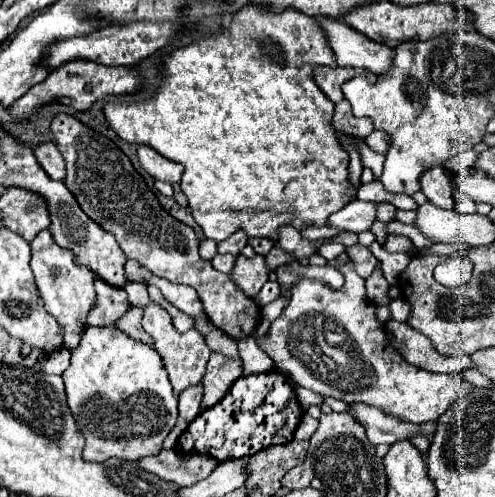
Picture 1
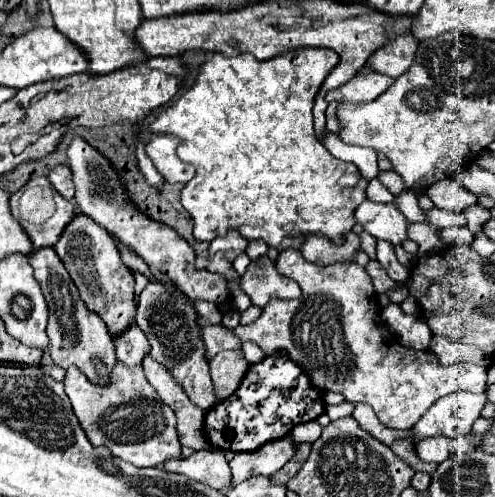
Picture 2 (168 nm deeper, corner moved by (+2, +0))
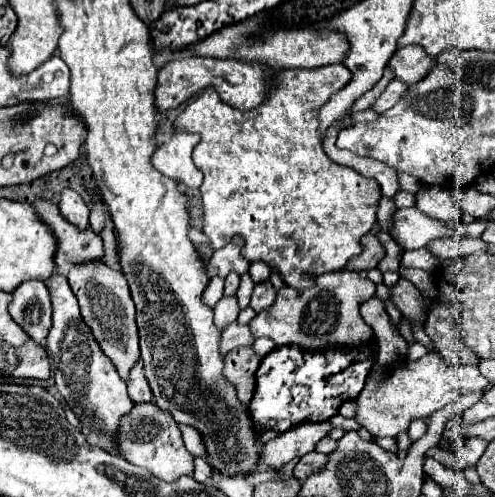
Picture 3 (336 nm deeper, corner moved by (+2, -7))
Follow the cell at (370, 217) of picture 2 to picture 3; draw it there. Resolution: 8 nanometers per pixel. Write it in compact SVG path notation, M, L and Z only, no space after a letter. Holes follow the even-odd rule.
M417 207L397 209L393 237L403 249L421 249L427 247L429 241L435 239L467 239L467 229L459 225L459 229L451 229L445 221L423 215Z

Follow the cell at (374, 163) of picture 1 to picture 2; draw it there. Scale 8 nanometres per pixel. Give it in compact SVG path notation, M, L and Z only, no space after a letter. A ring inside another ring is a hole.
M379 172L379 174L377 174L377 180L383 182L393 194L403 192L403 188L405 188L405 186L403 186L403 180L401 180L395 172Z

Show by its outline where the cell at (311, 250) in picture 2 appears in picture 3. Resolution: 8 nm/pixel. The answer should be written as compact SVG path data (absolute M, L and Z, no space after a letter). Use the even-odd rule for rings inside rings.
M367 233L363 237L363 253L355 259L351 259L351 263L347 265L349 271L369 271L373 267L377 267L377 263L385 257L385 247L383 243L377 239L375 233Z

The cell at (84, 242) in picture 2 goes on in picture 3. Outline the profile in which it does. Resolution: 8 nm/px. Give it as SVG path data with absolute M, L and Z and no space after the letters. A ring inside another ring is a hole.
M85 263L85 265L73 265L69 275L69 285L79 299L81 317L89 325L93 337L101 345L103 353L111 359L117 373L123 381L129 381L129 371L139 361L139 333L135 325L135 305L129 297L129 287L125 277L119 271L109 269L105 263Z

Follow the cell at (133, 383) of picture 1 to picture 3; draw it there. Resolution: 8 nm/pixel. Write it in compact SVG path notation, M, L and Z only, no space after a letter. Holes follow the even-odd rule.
M137 403L129 415L121 421L119 431L119 449L121 457L125 457L129 463L145 467L153 475L165 481L179 479L181 475L193 475L193 455L185 449L185 443L181 439L181 431L169 411L159 409L155 403Z

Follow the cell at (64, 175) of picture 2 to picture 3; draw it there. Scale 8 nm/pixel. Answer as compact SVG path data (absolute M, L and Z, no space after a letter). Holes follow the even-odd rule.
M65 189L61 193L61 203L59 203L59 211L61 215L73 223L77 229L85 231L89 229L89 207L83 203L83 199L79 197L79 193L75 193L73 189Z

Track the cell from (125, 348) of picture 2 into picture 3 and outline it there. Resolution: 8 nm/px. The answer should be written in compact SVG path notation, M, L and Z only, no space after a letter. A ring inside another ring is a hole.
M141 361L137 363L137 367L131 369L131 379L129 379L127 387L129 387L129 397L133 403L151 403L153 401L151 389L149 389L147 379L143 375L143 363Z

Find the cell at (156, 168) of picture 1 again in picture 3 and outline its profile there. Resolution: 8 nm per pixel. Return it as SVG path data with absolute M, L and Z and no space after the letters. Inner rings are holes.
M177 131L171 135L169 141L161 143L151 157L151 163L157 171L167 177L179 179L181 185L189 189L197 189L203 183L201 171L191 161L191 151L199 143L197 133L183 133Z

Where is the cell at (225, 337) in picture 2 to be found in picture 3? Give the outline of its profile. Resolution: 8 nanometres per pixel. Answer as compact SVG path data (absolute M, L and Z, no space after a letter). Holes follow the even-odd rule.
M237 321L227 325L223 329L223 337L221 337L221 353L229 353L237 347L249 347L253 345L255 339L253 339L253 333L249 331L249 325L239 325Z

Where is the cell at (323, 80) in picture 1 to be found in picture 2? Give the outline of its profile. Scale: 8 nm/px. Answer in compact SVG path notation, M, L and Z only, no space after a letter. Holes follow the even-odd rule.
M361 72L357 76L353 76L349 82L345 82L339 88L333 88L333 92L327 92L325 100L333 102L333 100L351 100L351 102L367 102L367 100L375 100L379 94L385 92L385 88L389 88L389 84L393 84L393 78L379 74L379 72Z

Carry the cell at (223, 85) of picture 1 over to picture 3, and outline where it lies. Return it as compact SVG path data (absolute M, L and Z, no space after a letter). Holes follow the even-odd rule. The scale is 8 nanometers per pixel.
M325 65L325 67L317 67L317 69L287 69L287 71L281 71L281 75L275 75L271 99L267 103L263 103L261 107L257 107L255 111L245 111L243 113L239 109L233 109L233 107L221 103L219 95L213 91L213 87L199 93L195 97L195 101L191 101L185 107L185 111L175 121L175 129L201 135L201 143L193 149L192 160L197 165L197 169L201 169L203 175L205 175L205 181L201 185L201 199L203 199L203 213L205 213L203 233L209 237L213 249L221 249L235 235L239 235L239 237L245 239L245 259L249 263L263 261L269 267L275 267L277 273L283 277L283 281L293 289L309 289L309 287L313 287L313 283L315 283L313 277L317 277L321 273L327 273L327 271L343 269L349 263L349 259L357 257L363 251L361 237L365 233L369 233L373 229L373 225L377 223L377 207L379 207L379 201L381 201L379 183L375 179L363 177L361 173L357 173L357 171L353 171L349 167L333 163L323 151L321 133L319 133L319 109L331 99L333 93L341 91L341 87L345 87L349 81L351 81L351 73L343 65Z

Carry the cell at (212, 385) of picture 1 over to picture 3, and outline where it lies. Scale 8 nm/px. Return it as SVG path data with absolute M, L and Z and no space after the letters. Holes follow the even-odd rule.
M253 347L233 349L225 355L225 377L235 385L239 401L247 407L255 391L255 371L261 363L261 357Z

